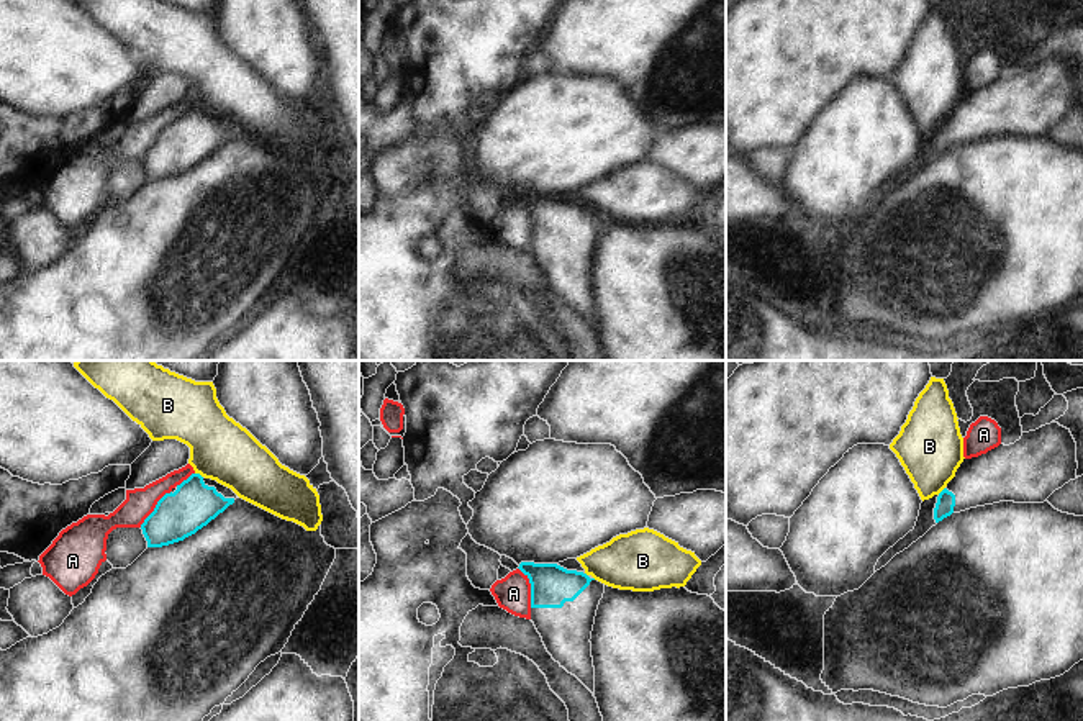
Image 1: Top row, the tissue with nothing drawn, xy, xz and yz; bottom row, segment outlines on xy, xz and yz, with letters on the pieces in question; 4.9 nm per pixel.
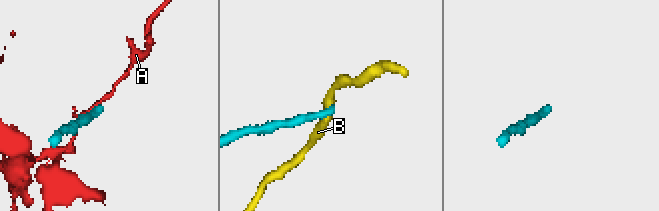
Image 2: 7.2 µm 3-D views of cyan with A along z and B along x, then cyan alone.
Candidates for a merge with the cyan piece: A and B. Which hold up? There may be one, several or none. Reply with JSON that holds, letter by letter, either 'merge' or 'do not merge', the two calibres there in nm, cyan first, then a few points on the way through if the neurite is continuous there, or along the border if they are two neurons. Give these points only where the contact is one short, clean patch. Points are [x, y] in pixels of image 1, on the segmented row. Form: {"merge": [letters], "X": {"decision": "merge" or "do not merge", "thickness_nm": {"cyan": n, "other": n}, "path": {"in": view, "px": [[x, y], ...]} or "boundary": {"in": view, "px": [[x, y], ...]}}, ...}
{"merge": [], "A": {"decision": "do not merge", "thickness_nm": {"cyan": 200, "other": 180}}, "B": {"decision": "do not merge", "thickness_nm": {"cyan": 220, "other": 300}, "boundary": {"in": "xy", "px": [[195, 472], [202, 477]]}}}

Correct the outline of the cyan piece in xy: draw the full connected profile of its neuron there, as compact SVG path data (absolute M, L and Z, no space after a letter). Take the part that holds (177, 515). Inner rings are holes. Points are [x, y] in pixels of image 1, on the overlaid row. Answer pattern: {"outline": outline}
{"outline": "M192 474L165 493L141 524L147 547L184 541L223 513L236 498L231 488Z"}

